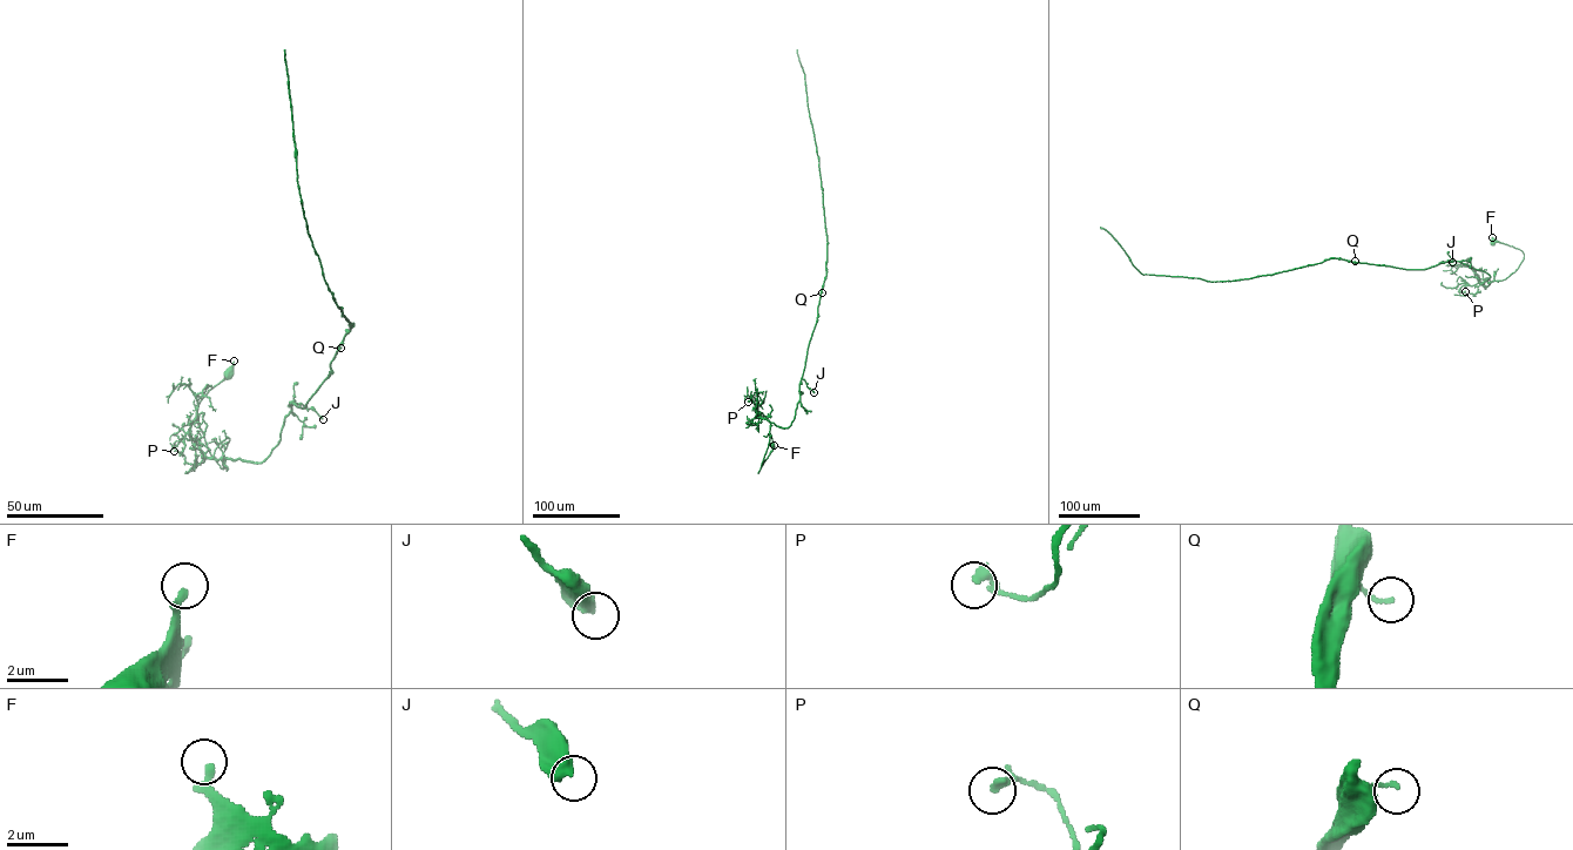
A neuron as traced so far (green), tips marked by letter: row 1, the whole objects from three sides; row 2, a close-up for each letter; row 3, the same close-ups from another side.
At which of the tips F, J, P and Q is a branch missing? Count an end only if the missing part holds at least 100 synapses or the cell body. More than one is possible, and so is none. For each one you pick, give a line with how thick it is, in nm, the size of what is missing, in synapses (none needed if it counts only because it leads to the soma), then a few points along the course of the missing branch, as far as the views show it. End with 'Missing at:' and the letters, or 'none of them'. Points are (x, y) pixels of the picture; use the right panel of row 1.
Missing at: none of them

